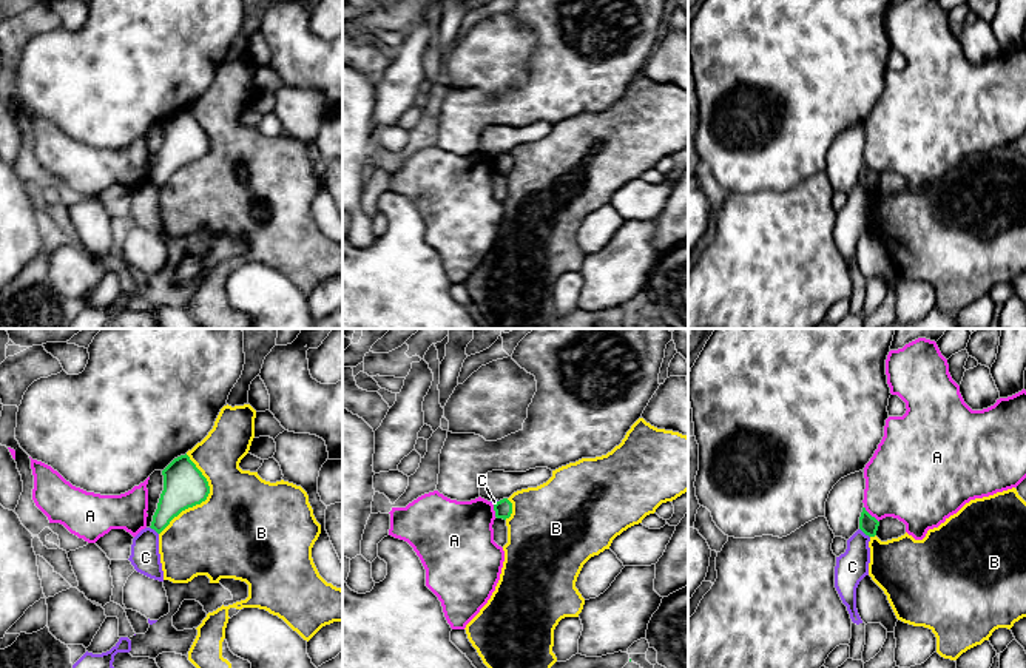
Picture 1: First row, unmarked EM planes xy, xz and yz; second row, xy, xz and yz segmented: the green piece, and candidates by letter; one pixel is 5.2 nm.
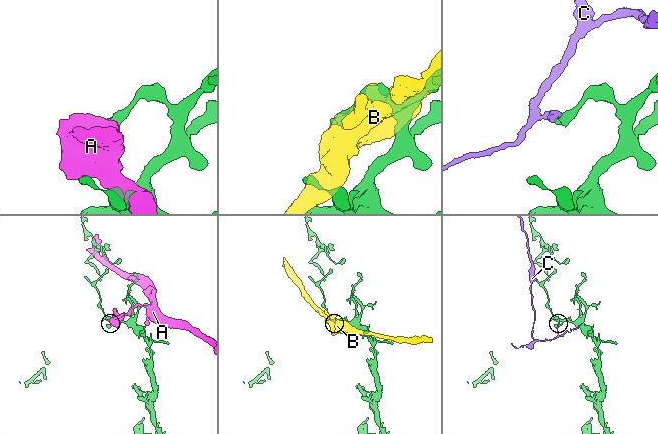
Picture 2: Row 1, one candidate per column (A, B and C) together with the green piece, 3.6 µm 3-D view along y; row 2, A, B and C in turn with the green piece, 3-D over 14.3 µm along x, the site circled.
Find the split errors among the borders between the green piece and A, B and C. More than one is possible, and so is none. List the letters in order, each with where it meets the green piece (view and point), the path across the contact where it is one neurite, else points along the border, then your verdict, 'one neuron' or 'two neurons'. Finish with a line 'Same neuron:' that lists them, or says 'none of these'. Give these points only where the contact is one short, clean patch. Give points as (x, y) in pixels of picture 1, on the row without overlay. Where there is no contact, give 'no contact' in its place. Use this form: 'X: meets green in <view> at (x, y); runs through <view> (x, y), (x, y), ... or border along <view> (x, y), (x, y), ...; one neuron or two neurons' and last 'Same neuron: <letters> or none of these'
A: meets green in yz at (869, 168); two neurons
B: meets green in xy at (204, 155); two neurons
C: meets green in yz at (864, 187); border along yz (860, 182), (869, 192); two neurons
Same neuron: none of these

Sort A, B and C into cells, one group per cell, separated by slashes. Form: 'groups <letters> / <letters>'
groups A / B / C

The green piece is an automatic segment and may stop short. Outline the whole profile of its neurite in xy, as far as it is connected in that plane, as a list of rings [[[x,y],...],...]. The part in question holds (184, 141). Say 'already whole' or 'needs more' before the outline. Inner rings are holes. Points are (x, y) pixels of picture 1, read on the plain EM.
already whole; [[[187,108],[174,113],[162,125],[162,130],[164,145],[150,180],[157,188],[160,188],[182,165],[201,159],[210,148],[207,133]]]

